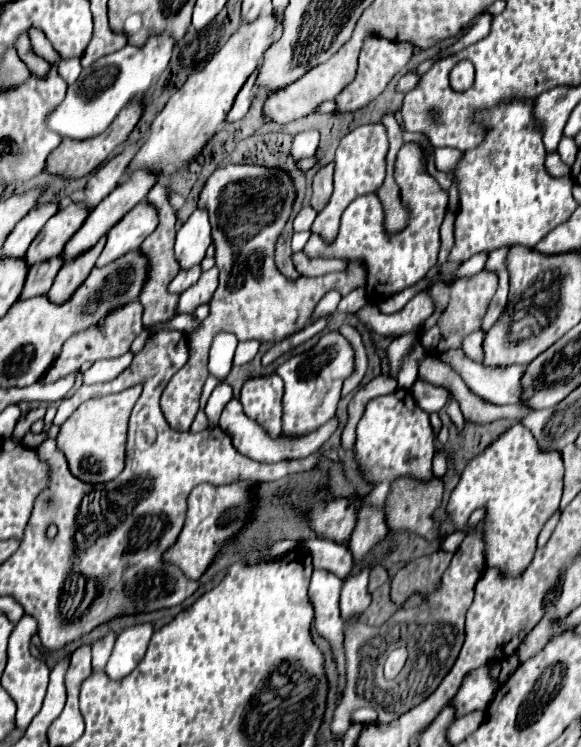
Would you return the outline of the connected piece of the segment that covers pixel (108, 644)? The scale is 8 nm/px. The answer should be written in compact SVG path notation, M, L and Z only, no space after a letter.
M108 632L104 638L94 642L94 646L92 646L92 664L94 664L94 668L104 668L106 666L108 656L110 656L112 646L114 646L114 638L116 638L116 634Z

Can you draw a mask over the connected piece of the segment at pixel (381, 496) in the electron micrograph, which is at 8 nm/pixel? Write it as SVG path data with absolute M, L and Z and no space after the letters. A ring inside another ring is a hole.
M398 388L392 394L370 400L366 404L362 420L358 422L356 434L356 462L360 464L362 478L374 484L374 490L362 498L362 506L368 504L386 512L386 498L398 478L412 478L416 482L428 482L434 478L434 430L430 426L430 414L414 402L410 390Z

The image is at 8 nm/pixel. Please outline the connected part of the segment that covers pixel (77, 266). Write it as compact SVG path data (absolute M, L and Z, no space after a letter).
M106 236L96 246L92 246L88 252L84 252L76 260L66 262L64 268L60 268L52 288L46 294L50 300L54 300L54 304L64 304L64 300L68 300L68 296L72 296L76 288L80 288L80 284L88 278L88 272L94 268L94 262L102 252L104 242L106 242Z

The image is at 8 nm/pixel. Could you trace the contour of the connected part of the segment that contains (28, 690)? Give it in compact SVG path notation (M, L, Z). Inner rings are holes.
M28 614L22 616L18 626L14 628L10 642L8 642L8 664L2 674L2 686L6 692L14 698L18 712L15 715L15 724L18 730L26 730L30 722L40 712L44 696L46 696L46 686L48 686L48 666L42 658L34 658L30 654L30 637L38 632L36 620Z

